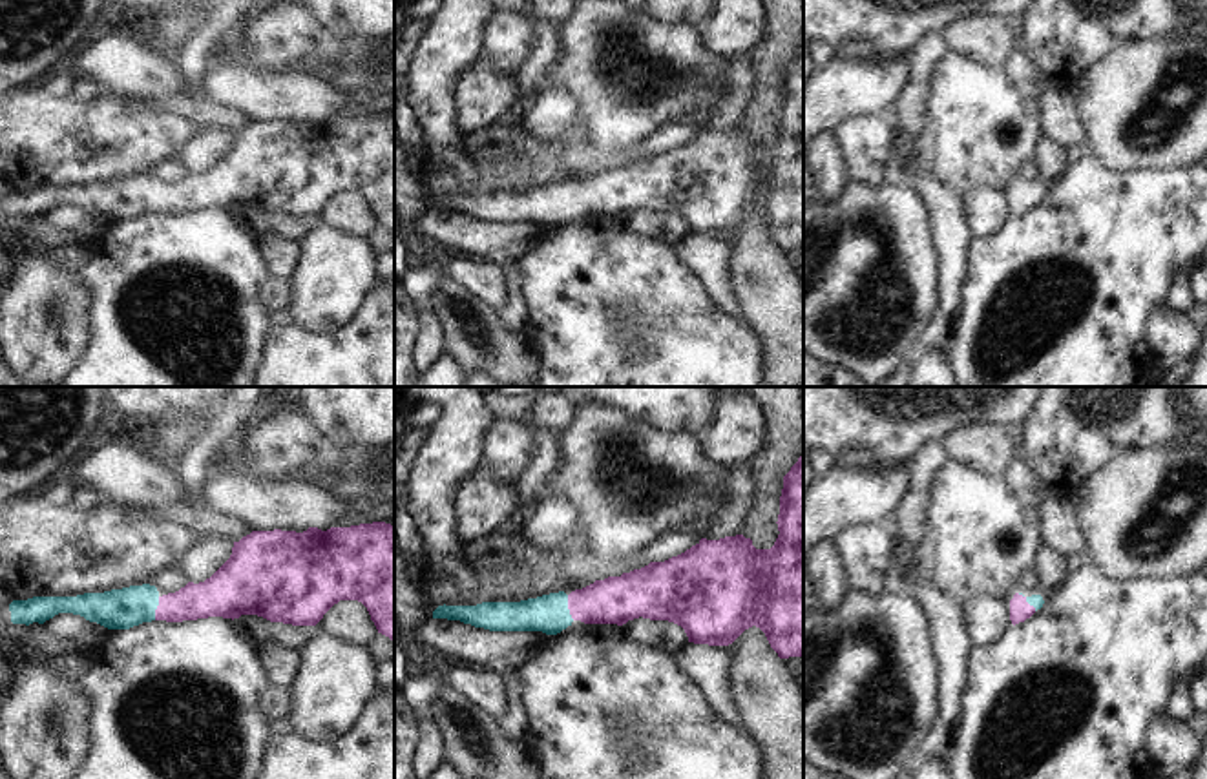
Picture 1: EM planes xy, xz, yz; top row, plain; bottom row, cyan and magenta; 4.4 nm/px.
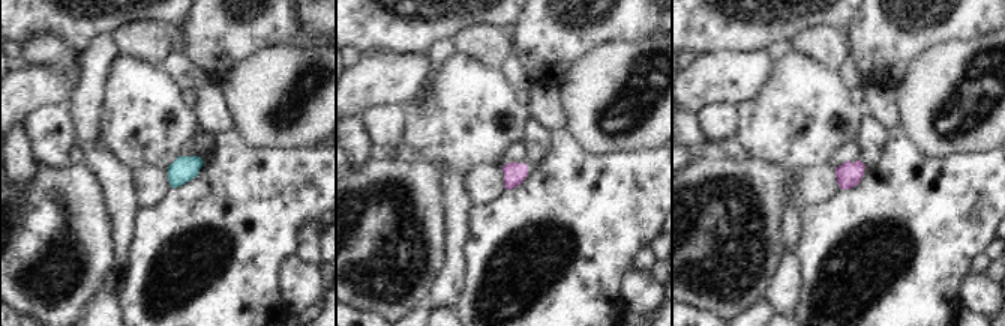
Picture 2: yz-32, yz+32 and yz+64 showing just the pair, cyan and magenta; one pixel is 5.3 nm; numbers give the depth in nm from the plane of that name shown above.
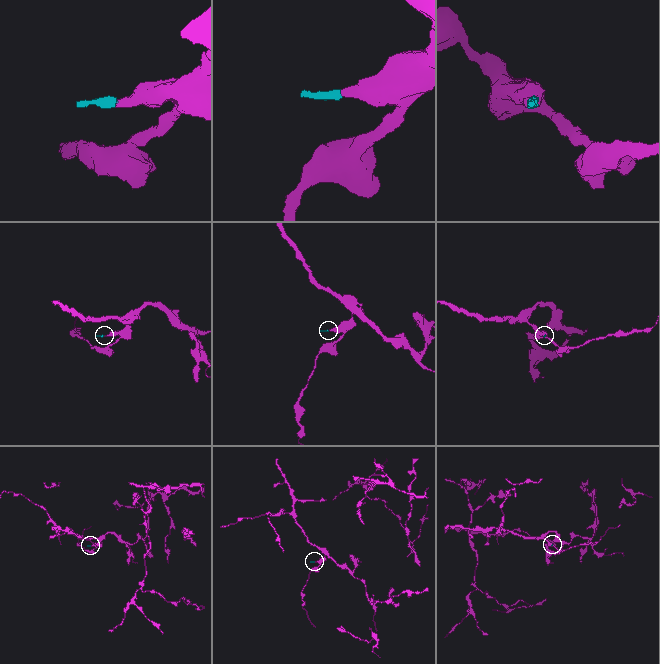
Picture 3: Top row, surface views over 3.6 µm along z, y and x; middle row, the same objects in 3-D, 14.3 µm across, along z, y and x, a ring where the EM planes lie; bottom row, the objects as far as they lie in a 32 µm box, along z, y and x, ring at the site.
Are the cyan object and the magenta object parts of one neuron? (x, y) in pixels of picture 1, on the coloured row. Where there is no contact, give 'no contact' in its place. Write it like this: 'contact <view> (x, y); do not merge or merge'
contact xz (566, 608); merge

